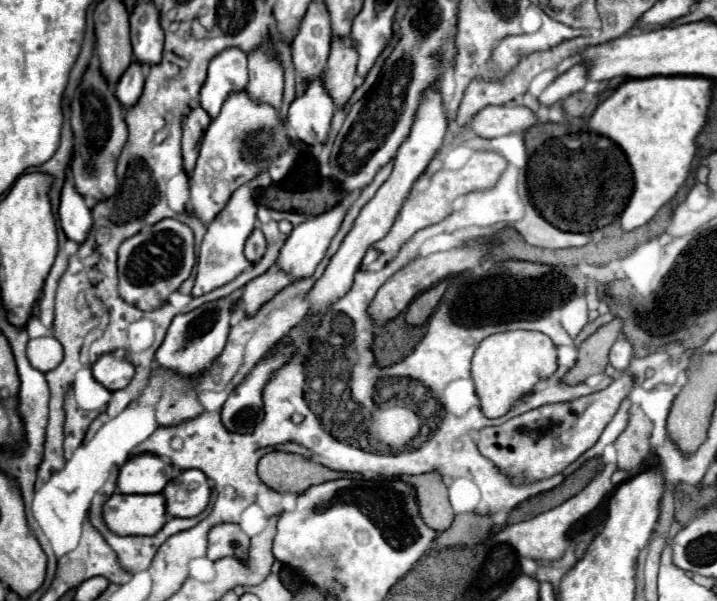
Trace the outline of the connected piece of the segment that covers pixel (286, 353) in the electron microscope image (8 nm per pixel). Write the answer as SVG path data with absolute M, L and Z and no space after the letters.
M286 336L282 338L278 344L274 344L274 348L270 348L270 352L266 356L262 356L258 360L258 364L244 376L244 380L240 384L234 386L234 390L228 394L226 402L222 404L222 410L220 410L220 420L224 424L224 428L228 428L228 432L240 432L240 434L252 434L254 428L262 422L264 418L264 402L262 402L262 390L266 386L266 382L270 380L270 376L280 368L284 366L294 354L294 346L292 346L292 340Z

